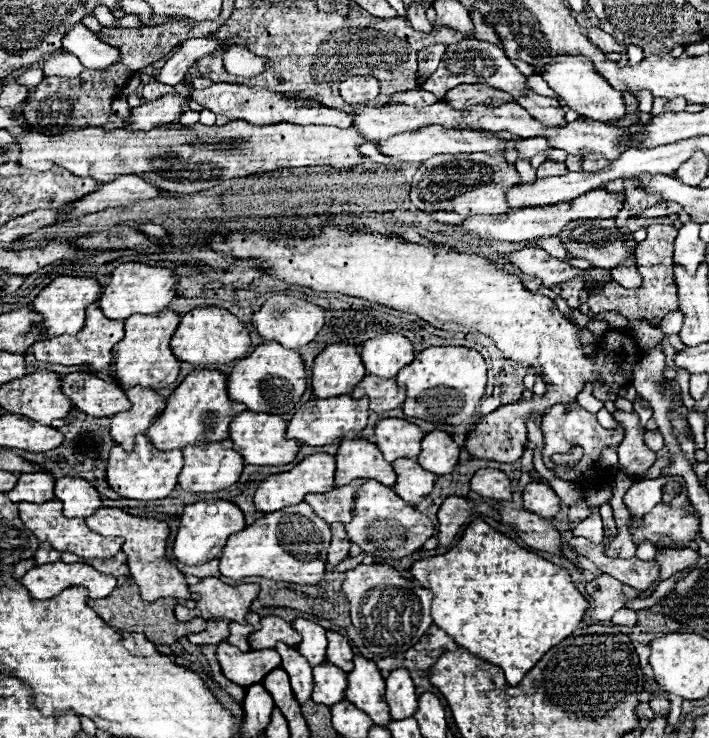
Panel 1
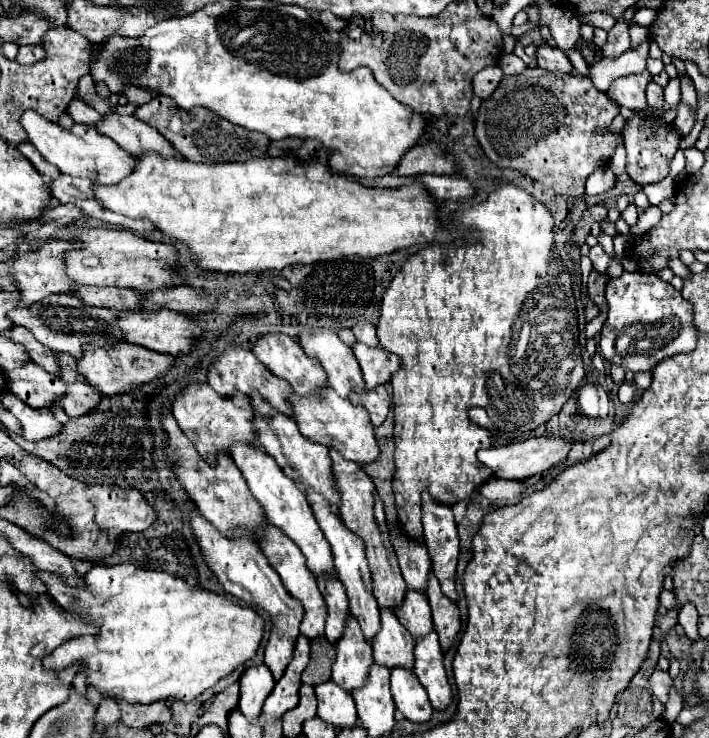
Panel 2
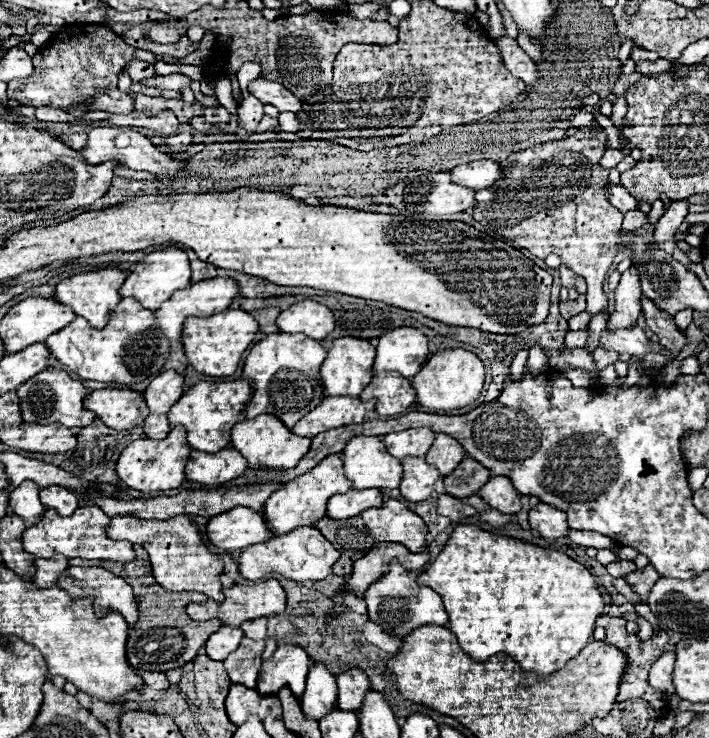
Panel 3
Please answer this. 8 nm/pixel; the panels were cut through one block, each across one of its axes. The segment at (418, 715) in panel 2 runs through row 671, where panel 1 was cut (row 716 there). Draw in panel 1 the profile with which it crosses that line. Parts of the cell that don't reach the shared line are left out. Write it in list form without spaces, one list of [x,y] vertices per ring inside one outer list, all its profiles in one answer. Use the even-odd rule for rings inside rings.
[[[392,670],[386,676],[386,702],[392,718],[410,718],[418,708],[418,696],[408,670]]]

